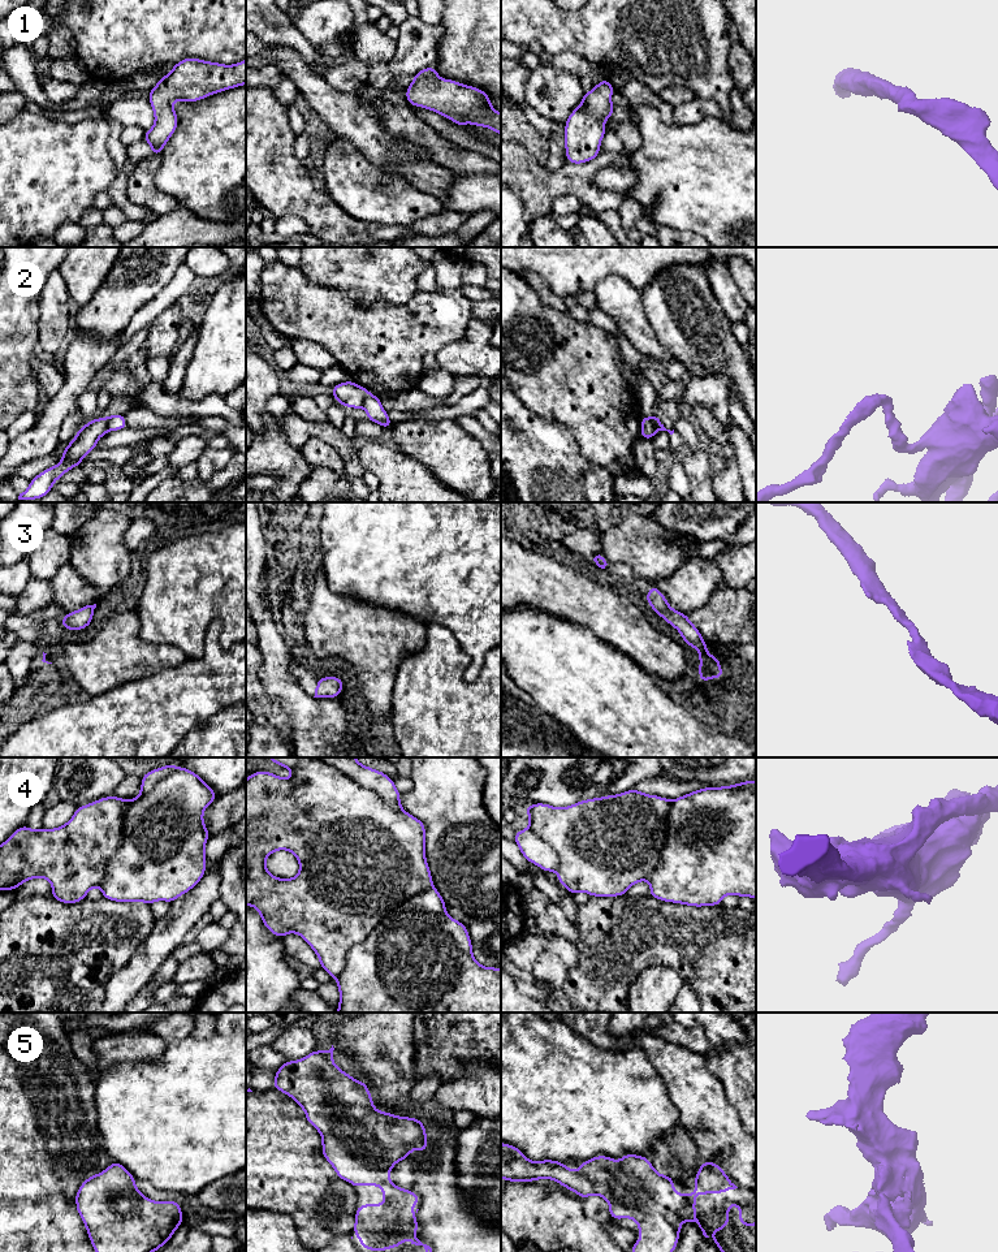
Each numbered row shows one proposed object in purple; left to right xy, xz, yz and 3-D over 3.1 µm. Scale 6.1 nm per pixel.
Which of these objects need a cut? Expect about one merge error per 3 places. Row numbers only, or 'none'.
2, 4

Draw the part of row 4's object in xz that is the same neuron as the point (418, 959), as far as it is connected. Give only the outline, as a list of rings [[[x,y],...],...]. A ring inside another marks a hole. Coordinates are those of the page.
[[[431,886],[419,895],[402,902],[364,941],[354,945],[346,954],[344,971],[336,979],[340,990],[337,1013],[501,1013],[501,968],[484,967],[476,962],[466,925],[449,916],[445,907],[441,894]]]

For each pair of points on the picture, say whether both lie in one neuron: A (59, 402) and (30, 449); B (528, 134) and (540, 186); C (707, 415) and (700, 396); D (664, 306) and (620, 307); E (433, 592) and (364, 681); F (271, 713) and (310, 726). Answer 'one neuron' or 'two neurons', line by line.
A: one neuron
B: two neurons
C: two neurons
D: two neurons
E: two neurons
F: two neurons

